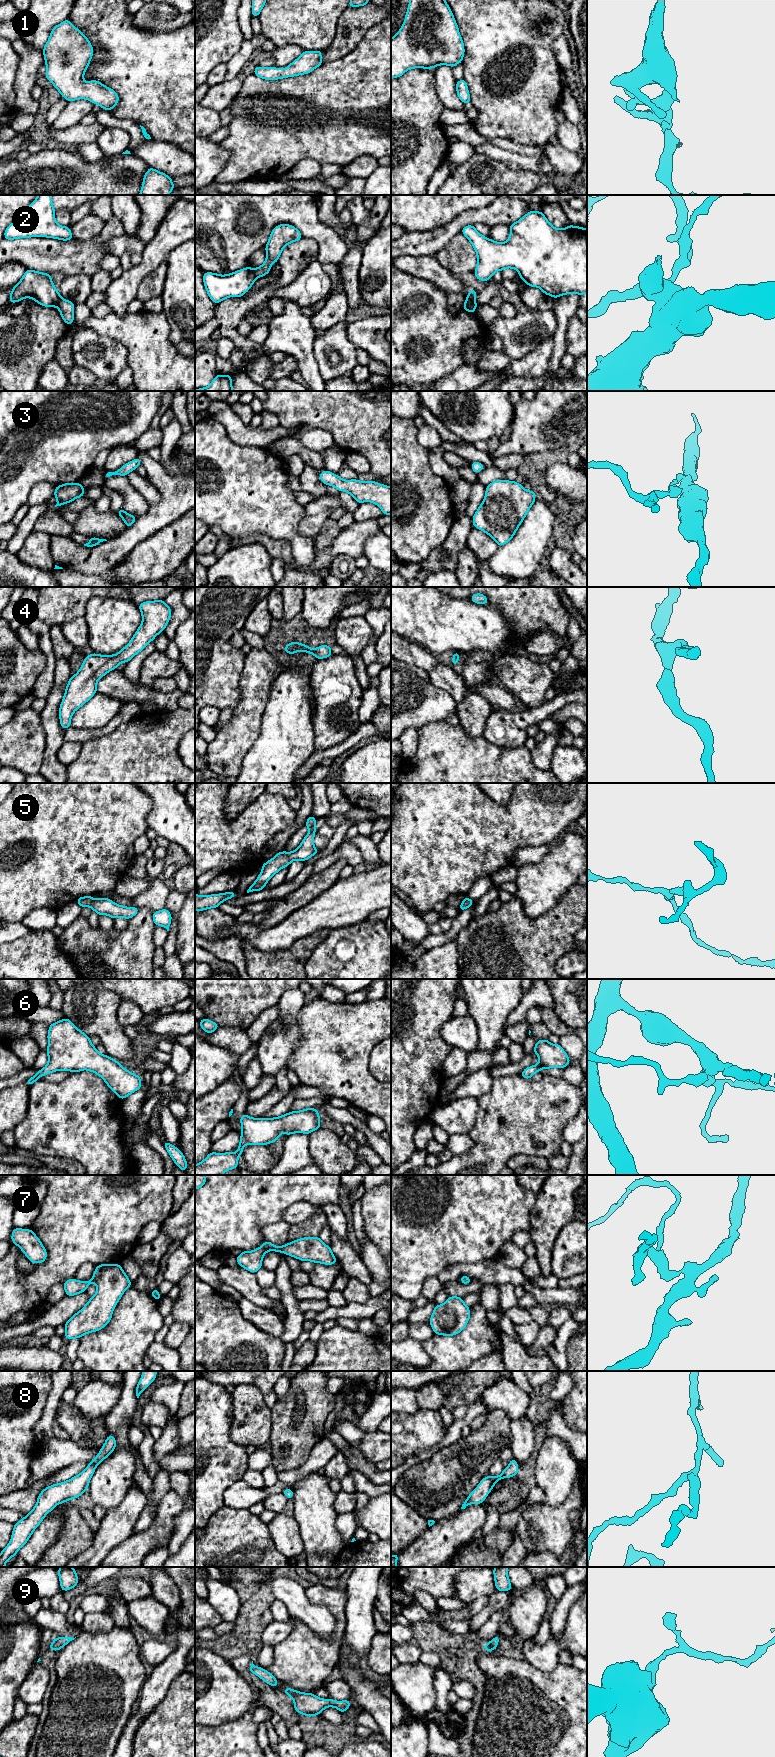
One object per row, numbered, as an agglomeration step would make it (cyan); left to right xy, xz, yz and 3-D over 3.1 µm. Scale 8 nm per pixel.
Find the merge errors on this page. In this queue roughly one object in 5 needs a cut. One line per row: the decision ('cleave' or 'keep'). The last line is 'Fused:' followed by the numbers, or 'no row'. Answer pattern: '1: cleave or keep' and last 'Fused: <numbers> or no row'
1: keep
2: cleave
3: keep
4: keep
5: keep
6: keep
7: keep
8: keep
9: keep
Fused: 2

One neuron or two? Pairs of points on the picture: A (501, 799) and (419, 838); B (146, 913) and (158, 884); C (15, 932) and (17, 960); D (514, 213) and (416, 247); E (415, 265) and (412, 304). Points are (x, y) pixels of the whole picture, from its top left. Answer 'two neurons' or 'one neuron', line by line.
A: two neurons
B: two neurons
C: two neurons
D: one neuron
E: two neurons

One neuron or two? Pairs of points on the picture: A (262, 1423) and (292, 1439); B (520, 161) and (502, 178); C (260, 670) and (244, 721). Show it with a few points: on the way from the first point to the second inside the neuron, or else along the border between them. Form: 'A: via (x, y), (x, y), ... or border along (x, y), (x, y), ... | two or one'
A: border along (271, 1409), (271, 1434), (268, 1440) | two
B: border along (490, 158), (514, 169), (534, 172) | two
C: via (255, 683), (255, 694), (250, 708) | one

